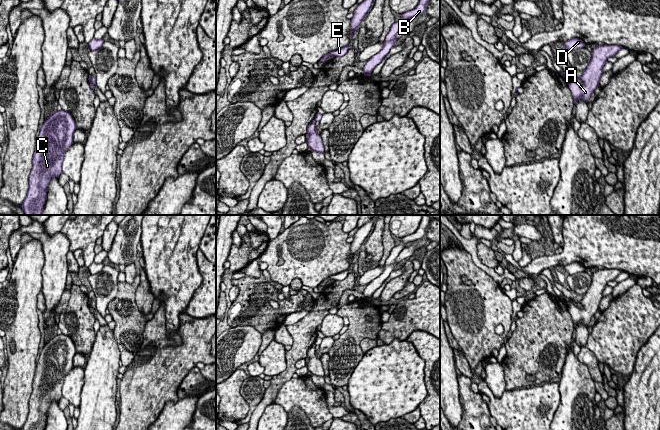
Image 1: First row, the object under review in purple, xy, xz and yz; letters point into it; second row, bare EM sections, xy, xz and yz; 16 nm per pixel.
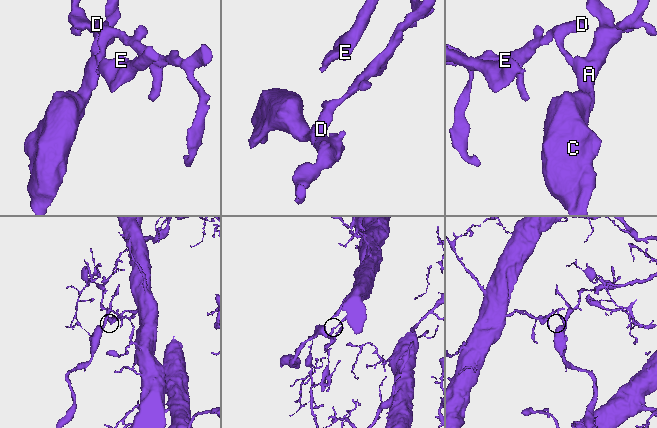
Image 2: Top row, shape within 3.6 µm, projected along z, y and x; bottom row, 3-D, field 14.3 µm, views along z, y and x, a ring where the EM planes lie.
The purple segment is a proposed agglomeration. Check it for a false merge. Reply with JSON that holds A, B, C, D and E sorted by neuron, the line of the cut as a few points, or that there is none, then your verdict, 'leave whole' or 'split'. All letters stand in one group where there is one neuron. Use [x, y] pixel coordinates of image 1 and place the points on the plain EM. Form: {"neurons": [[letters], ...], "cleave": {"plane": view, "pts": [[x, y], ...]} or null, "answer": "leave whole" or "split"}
{"neurons": [["A", "C"], ["B", "D", "E"]], "cleave": {"plane": "xy", "pts": [[90, 300], [90, 304], [94, 308]]}, "answer": "split"}

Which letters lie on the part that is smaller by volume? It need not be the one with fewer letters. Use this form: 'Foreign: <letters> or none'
Foreign: A, C

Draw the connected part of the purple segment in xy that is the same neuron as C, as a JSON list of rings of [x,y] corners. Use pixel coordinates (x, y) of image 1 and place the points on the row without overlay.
[[[57,334],[45,343],[36,363],[28,416],[22,430],[45,429],[47,410],[53,401],[59,402],[76,353],[74,342],[64,334]]]

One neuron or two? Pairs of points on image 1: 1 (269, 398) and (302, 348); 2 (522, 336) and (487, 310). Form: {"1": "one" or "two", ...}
{"1": "one", "2": "two"}

